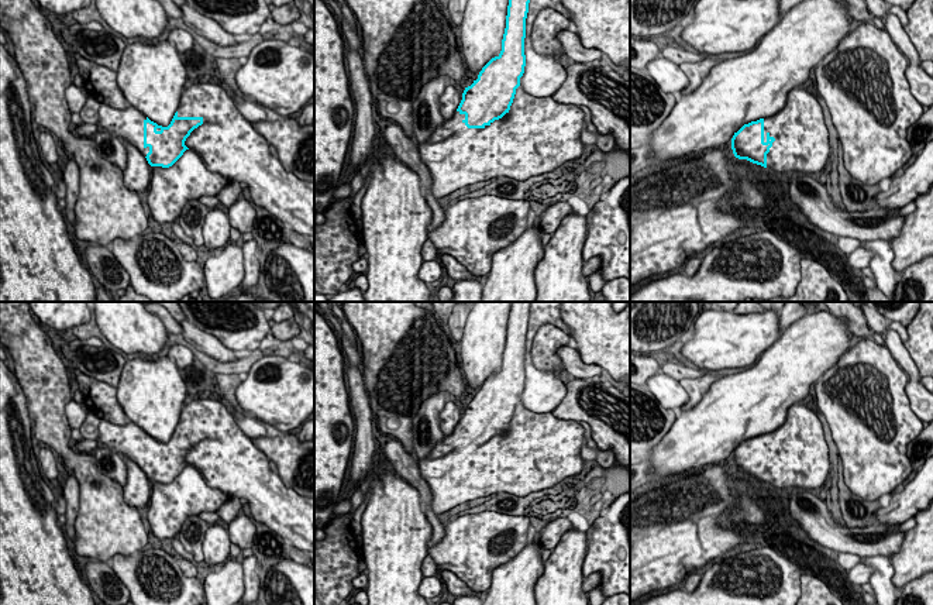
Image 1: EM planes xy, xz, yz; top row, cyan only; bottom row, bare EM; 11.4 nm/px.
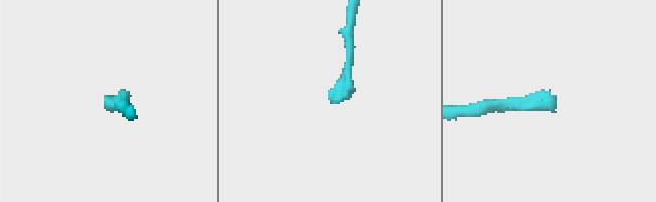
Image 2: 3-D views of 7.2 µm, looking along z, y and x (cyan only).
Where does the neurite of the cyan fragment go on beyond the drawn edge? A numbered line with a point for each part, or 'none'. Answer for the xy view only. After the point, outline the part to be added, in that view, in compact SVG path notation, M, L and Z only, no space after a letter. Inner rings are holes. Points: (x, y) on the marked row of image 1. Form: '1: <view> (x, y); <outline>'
1: xy (227, 143); M199 83L185 89L178 117L203 118L203 124L190 133L185 145L202 158L210 172L245 185L255 206L266 209L297 236L314 240L314 182L302 181L283 168L278 157L271 154L265 137L238 111L235 100L221 86Z

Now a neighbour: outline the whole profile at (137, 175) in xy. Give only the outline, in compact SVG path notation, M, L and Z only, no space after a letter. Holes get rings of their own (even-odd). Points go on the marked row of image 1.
M123 140L127 149L127 166L123 171L124 186L137 193L145 192L151 182L151 169L147 158L138 148Z

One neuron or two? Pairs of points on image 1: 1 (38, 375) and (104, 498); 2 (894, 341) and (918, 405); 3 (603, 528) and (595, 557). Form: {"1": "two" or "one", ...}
{"1": "one", "2": "one", "3": "one"}

